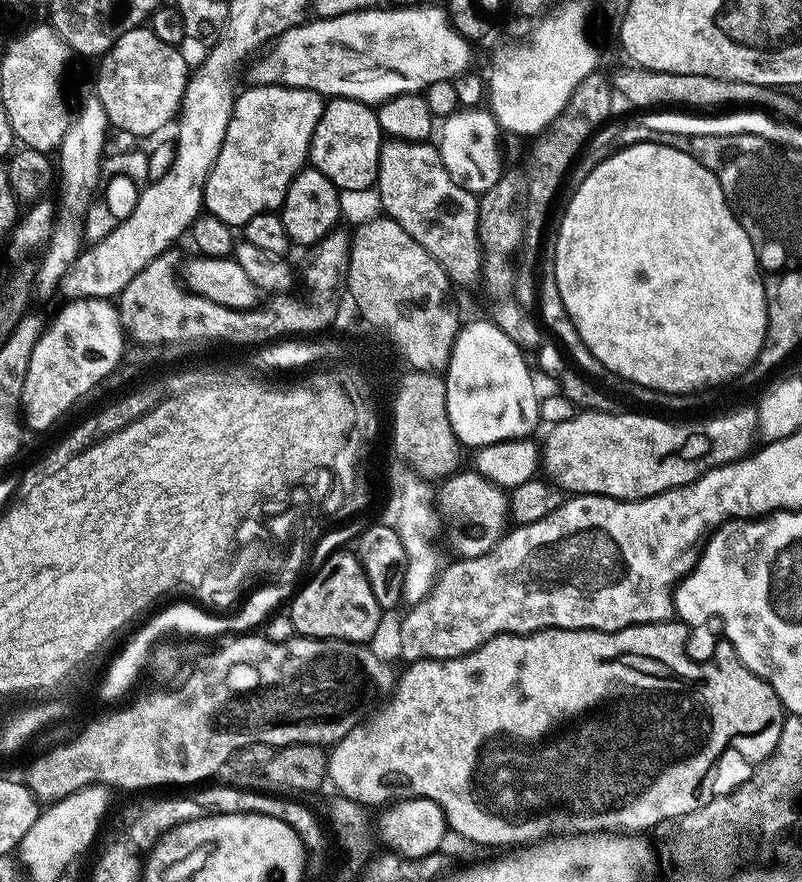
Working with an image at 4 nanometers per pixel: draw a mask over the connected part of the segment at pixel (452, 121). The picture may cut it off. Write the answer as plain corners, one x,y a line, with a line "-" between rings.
462,108
459,109
454,115
450,115
443,119
442,132
438,134
438,140
440,136
440,142
438,141
438,149
441,157
446,166
447,173
450,174
450,178
454,179
454,182
458,183
458,186
462,186
467,192
471,192
472,195
480,196
483,192
494,186
495,182
500,180
503,175
504,164
500,162
500,136
502,132
496,119
493,118
491,111
483,108

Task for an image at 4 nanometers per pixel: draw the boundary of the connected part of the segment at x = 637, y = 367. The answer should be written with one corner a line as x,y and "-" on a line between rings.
634,144
613,152
612,156
591,171
590,176
568,197
564,208
564,217
560,220
560,229
554,232
556,253
554,254
554,274
558,282
558,294
562,294
562,306
578,330
578,338
602,362
605,373
613,372
621,376
621,381
638,386
646,386
655,392
665,392
674,398
680,398
687,392
700,392
703,388
716,388
719,384
728,384
740,375
747,373
760,357
760,351
768,329
764,282
759,264
756,263
756,251
742,226
734,218
718,178
707,164
699,164
689,152
678,150
673,145

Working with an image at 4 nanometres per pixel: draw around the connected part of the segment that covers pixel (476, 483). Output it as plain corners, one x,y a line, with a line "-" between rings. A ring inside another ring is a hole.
460,470
445,479
441,483
440,487
442,488
438,494
438,498
436,497
439,511
440,508
442,510
442,514
440,513
441,519
443,520
444,518
448,526
448,540
454,552
452,554
459,559
464,559
466,557
480,557
482,554
491,550
504,534
508,524
507,493
503,489
492,484
488,479
482,478
475,470
467,471
468,472
-
470,528
476,528
481,532
474,535
467,531

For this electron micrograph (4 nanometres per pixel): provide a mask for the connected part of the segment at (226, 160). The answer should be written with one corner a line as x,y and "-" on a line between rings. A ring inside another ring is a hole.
257,84
245,89
241,96
239,93
235,97
222,150
218,150
218,158
204,187
204,208
211,215
222,218
222,222
226,222
233,230
250,222
254,214
275,212
284,204
286,190
308,160
308,147
312,141
314,126
318,126
318,118
322,118
326,103
325,97
314,90
288,88
284,84

